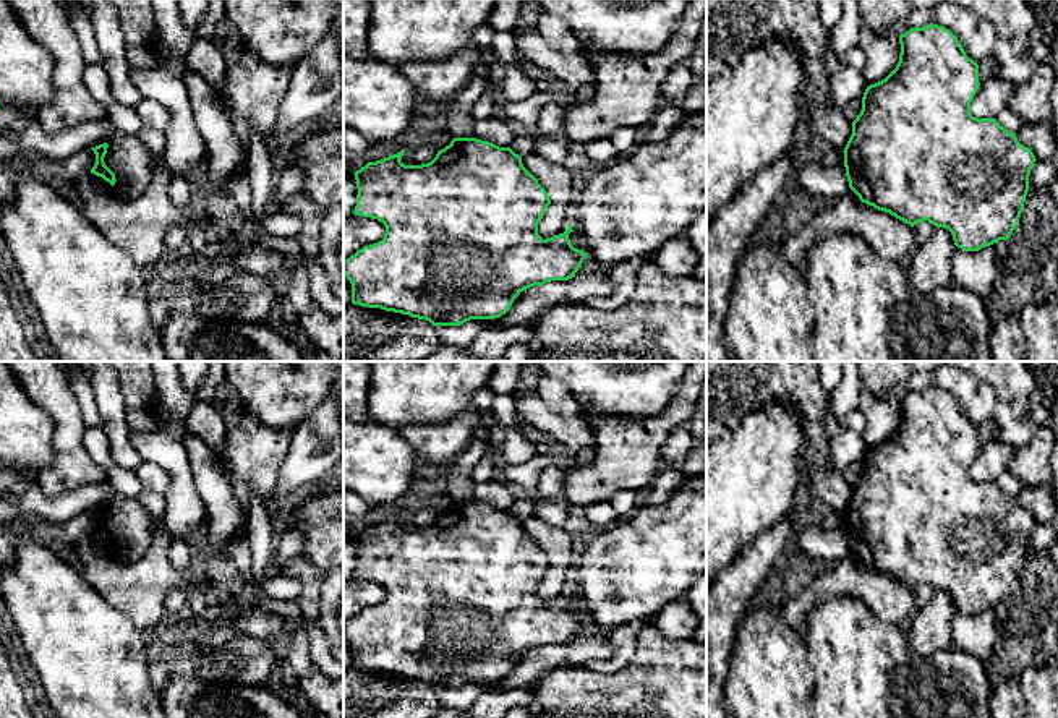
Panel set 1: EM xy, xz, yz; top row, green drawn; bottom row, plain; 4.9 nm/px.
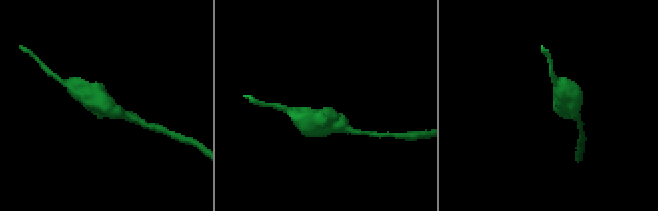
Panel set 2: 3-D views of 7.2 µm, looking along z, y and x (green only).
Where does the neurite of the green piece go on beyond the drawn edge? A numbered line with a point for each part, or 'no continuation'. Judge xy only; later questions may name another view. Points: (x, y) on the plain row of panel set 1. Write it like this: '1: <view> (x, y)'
no continuation

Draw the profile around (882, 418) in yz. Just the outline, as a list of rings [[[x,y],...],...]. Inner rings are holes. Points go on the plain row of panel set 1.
[[[862,386],[859,410],[865,417],[865,430],[860,433],[867,449],[885,442],[899,425],[899,413],[894,402],[883,402]]]

